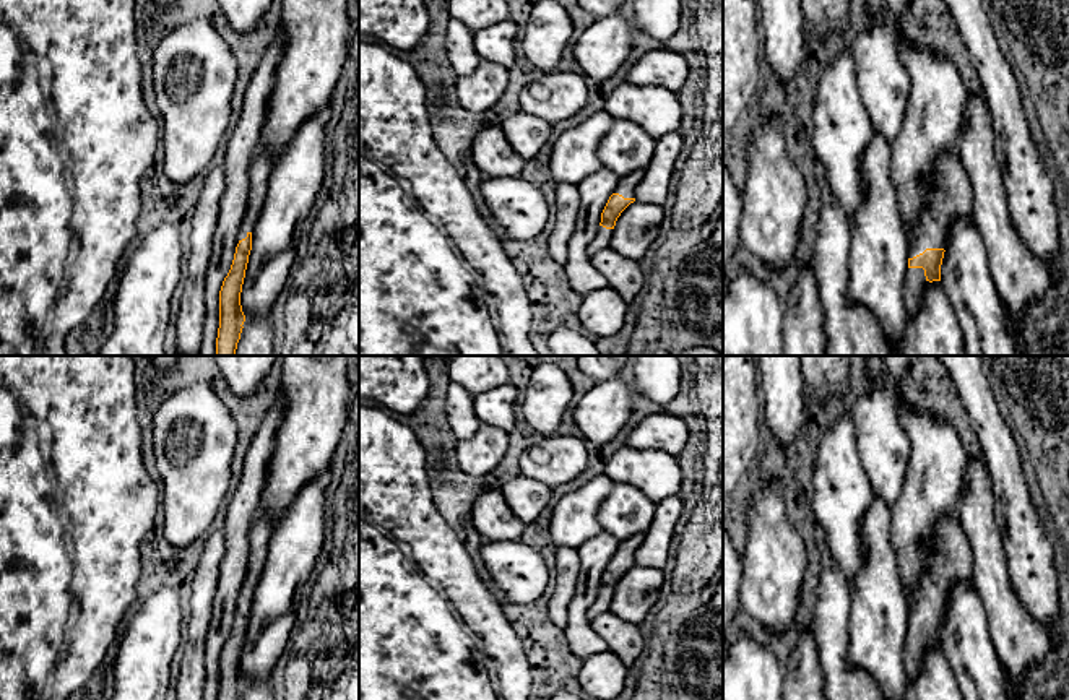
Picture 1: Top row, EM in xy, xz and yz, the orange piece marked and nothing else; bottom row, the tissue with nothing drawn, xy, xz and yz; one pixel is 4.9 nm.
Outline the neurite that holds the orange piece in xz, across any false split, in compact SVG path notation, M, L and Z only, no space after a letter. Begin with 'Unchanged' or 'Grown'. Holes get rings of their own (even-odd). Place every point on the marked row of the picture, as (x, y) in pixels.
Grown. M635 171L625 177L619 177L617 187L614 193L609 197L601 213L601 223L599 223L598 232L588 244L590 257L593 257L595 253L608 247L609 237L612 234L617 218L630 203L635 201L634 192L642 175L643 175L643 171Z

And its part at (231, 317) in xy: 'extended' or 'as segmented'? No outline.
extended

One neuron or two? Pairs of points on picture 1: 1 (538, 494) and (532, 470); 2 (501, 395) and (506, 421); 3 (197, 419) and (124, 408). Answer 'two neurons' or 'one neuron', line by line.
1: two neurons
2: one neuron
3: two neurons

